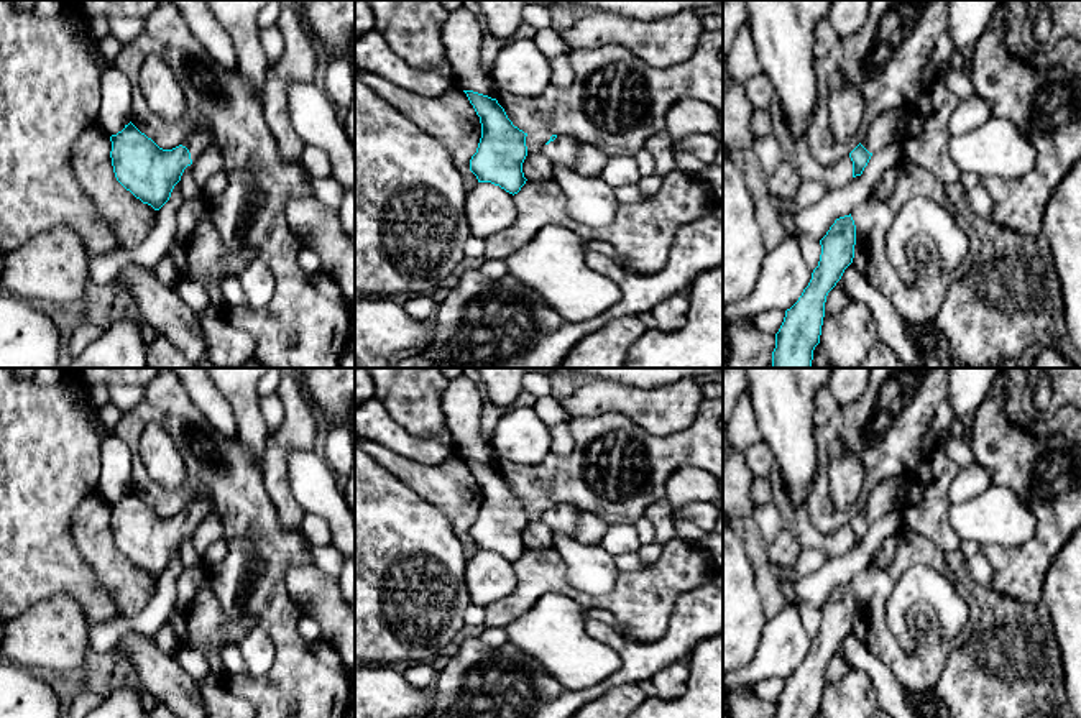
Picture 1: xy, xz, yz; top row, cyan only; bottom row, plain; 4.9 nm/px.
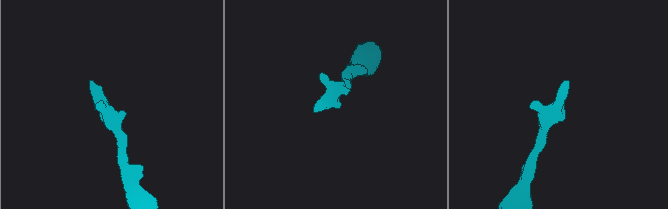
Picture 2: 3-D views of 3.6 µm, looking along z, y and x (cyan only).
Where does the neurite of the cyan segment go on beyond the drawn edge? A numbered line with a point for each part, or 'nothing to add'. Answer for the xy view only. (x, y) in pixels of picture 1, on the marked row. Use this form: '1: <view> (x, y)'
1: xy (196, 142)

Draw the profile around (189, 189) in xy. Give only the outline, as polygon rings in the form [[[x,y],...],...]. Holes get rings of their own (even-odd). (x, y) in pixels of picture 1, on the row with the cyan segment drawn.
[[[194,164],[187,166],[179,181],[184,202],[202,196],[202,189],[194,181],[192,169],[194,169]]]

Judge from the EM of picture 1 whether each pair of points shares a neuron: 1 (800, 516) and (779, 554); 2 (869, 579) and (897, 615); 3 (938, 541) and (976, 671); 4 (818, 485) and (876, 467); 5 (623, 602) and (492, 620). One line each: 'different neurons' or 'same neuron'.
1: different neurons
2: different neurons
3: different neurons
4: same neuron
5: same neuron

